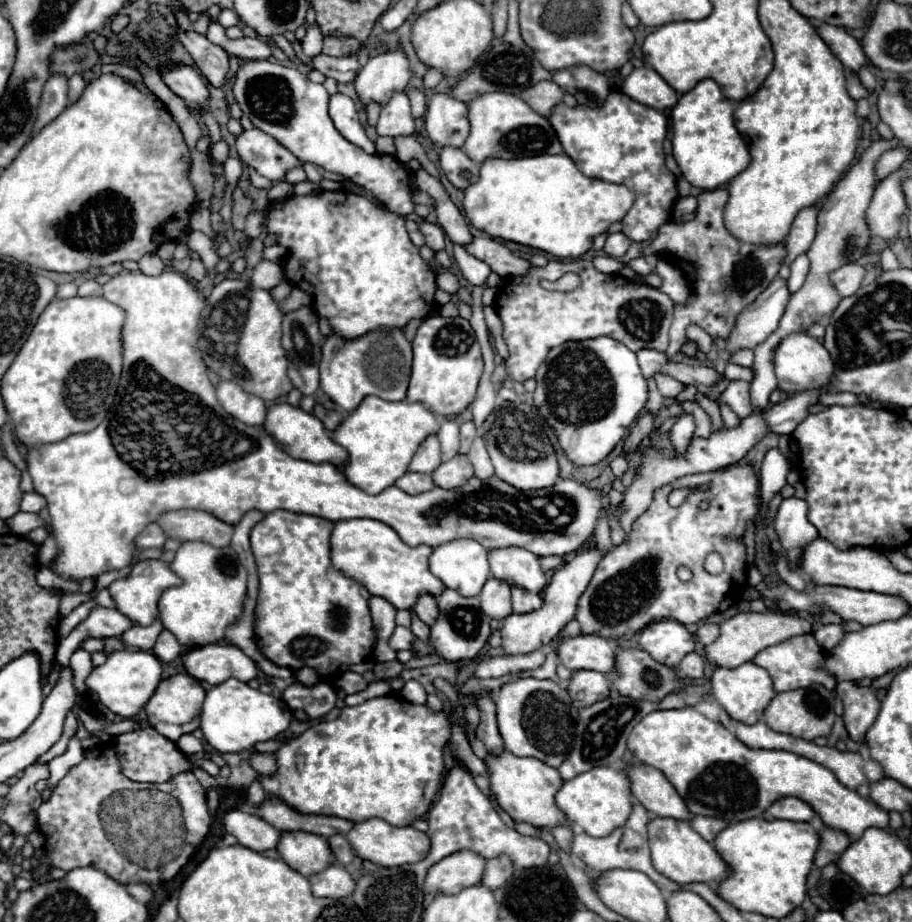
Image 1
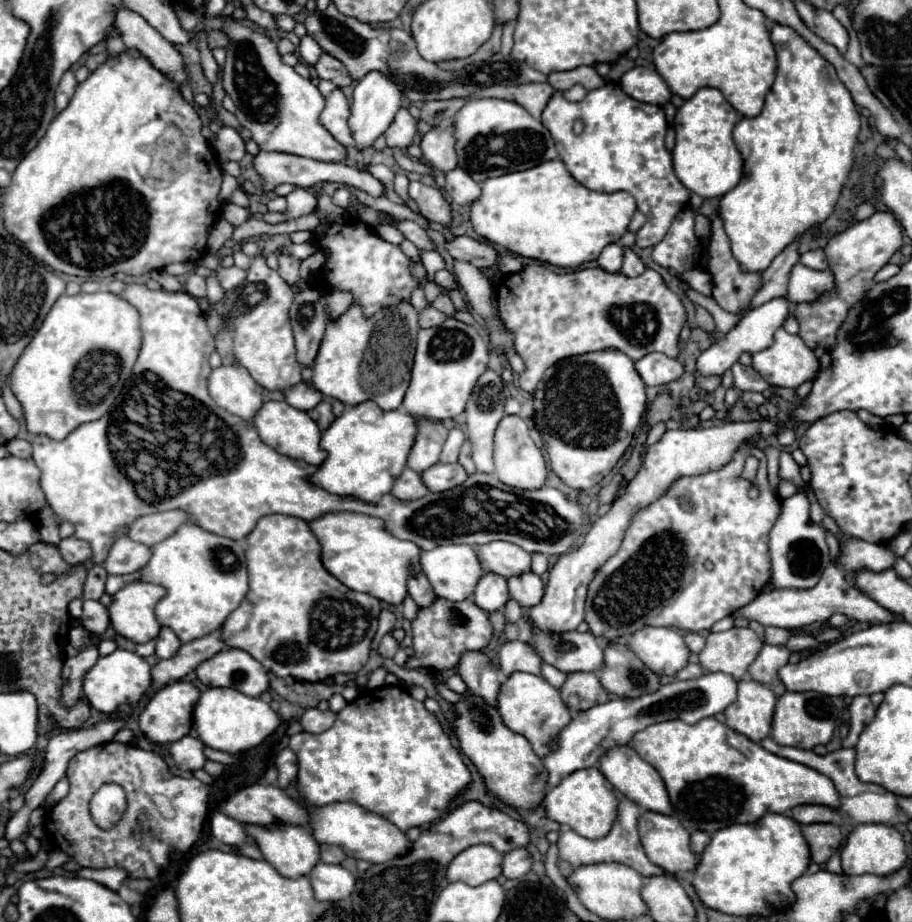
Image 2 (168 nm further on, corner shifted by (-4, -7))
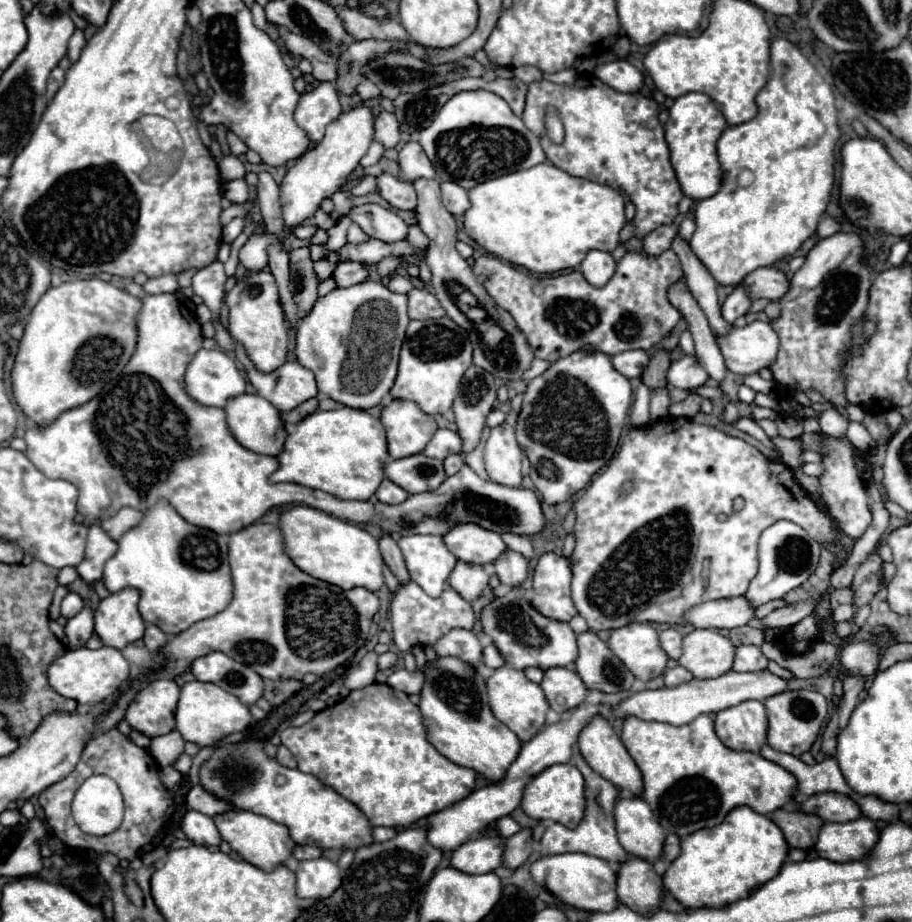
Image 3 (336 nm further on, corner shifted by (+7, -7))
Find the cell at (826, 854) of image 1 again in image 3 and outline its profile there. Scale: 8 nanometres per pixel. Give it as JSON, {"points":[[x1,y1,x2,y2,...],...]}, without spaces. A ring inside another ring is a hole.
{"points":[[781,808,771,814,771,820,781,828,787,844,799,850,813,848,823,826,821,818,817,818,815,814,801,814,801,810,789,812]]}

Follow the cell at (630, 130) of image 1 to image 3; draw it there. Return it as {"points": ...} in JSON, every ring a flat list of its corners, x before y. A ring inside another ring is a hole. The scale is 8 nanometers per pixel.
{"points":[[589,74,579,76,571,88,547,80,529,84,523,122,539,136,547,158,557,168,575,178,589,178,591,182,627,192,635,204,633,236,641,240,661,224,671,224,679,214,677,204,683,198,669,162,669,150,657,114,659,108,655,100,641,92,621,94],[547,106,559,110,565,126,565,142,559,146,543,132,543,112]]}

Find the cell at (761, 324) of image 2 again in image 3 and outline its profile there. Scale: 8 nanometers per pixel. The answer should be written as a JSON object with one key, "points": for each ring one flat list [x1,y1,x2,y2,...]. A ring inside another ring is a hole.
{"points":[[683,356,677,362,671,362,667,372,667,384,681,390,695,390,707,382,707,370,697,362,697,356]]}

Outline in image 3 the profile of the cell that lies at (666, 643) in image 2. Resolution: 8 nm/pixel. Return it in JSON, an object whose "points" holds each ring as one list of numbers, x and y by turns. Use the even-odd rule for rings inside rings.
{"points":[[633,622,629,626,611,632,609,648,617,658,629,666,629,670,639,680,651,680,665,672,669,656,661,648,659,634,651,624]]}

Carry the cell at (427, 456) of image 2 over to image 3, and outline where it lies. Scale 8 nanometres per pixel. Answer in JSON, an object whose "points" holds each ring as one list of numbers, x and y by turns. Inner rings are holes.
{"points":[[391,400,381,412,381,422,387,430,389,454,395,460,421,454,437,432,433,416,407,400]]}

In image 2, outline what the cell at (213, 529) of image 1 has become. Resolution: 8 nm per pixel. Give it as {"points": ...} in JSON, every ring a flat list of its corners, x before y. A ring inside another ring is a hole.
{"points":[[172,510,172,512,156,512,156,514,148,514,148,516,140,516,136,518,136,522,132,522,132,526,128,528,128,536,134,542,146,544,146,546,154,546,156,542,162,542,164,538,168,538,170,534,176,532,176,528,182,522,192,522,184,512,180,510]]}

